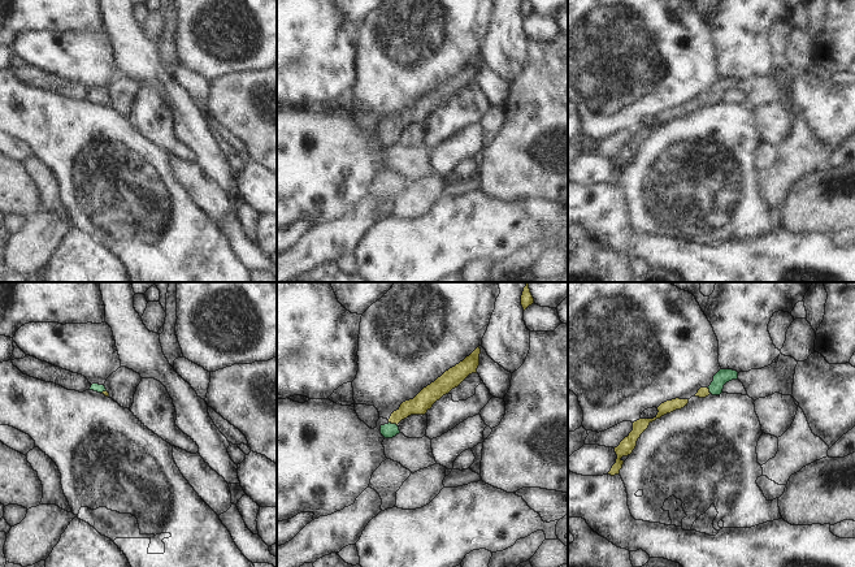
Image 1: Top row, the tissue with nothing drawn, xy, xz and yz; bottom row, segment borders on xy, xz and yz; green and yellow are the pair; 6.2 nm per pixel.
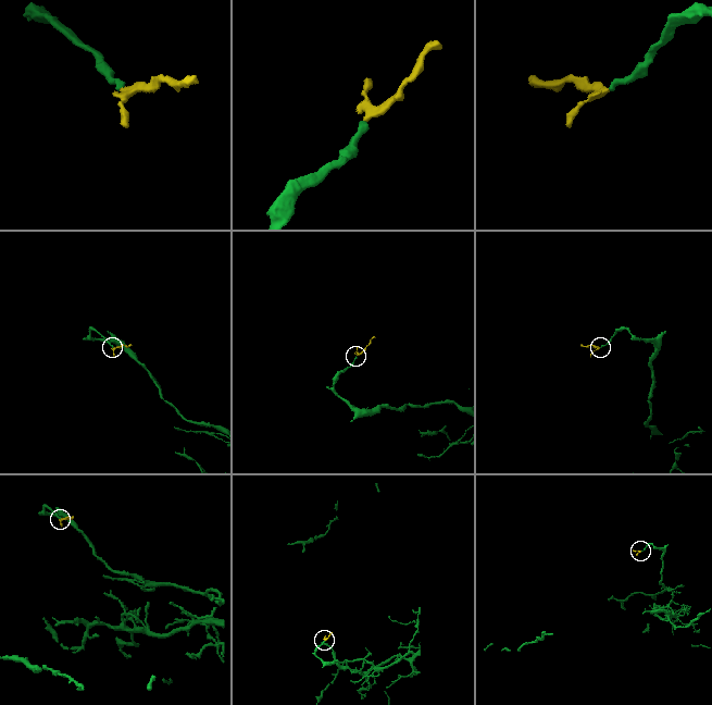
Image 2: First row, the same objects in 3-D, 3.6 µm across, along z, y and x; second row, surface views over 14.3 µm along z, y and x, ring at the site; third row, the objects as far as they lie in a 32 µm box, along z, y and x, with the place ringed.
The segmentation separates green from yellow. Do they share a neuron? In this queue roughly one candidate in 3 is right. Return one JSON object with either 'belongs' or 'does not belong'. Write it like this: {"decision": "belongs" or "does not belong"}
{"decision": "belongs"}

